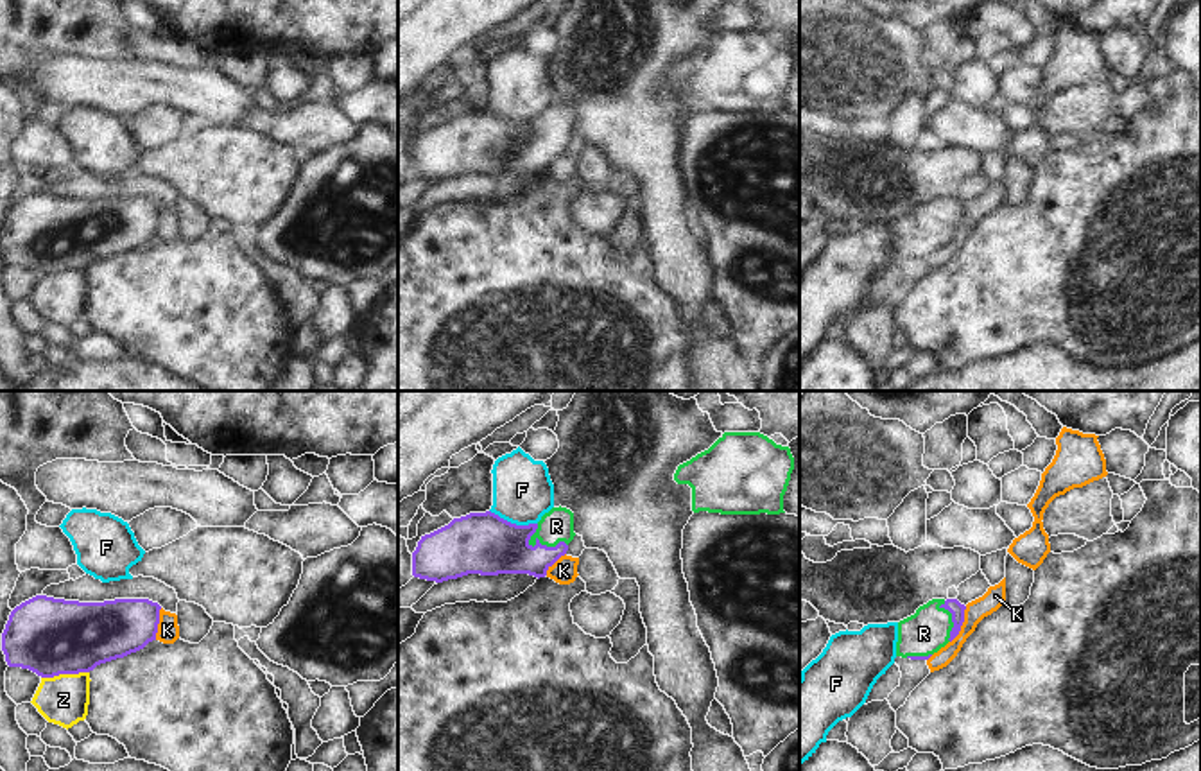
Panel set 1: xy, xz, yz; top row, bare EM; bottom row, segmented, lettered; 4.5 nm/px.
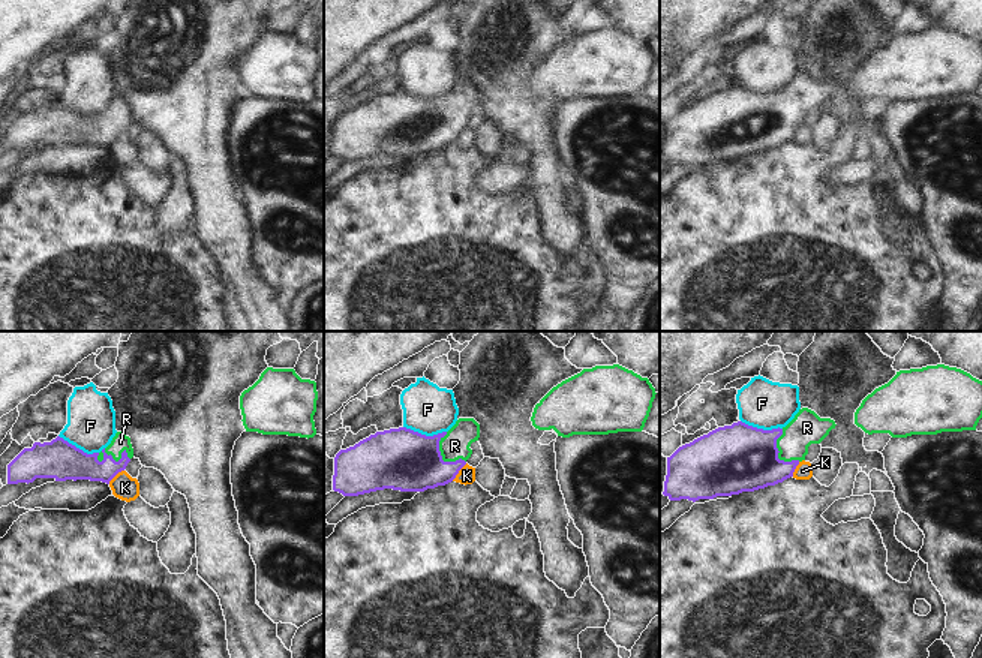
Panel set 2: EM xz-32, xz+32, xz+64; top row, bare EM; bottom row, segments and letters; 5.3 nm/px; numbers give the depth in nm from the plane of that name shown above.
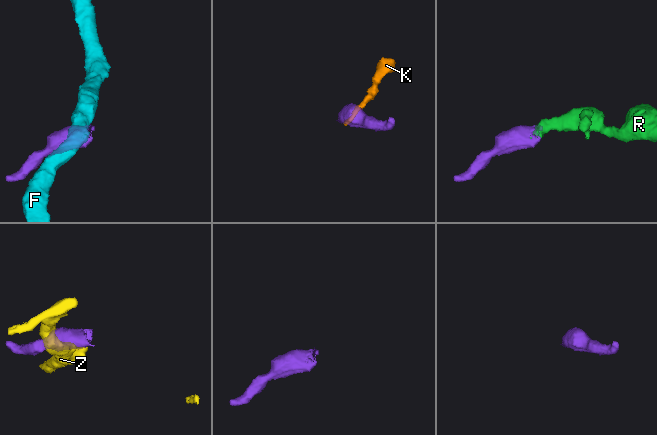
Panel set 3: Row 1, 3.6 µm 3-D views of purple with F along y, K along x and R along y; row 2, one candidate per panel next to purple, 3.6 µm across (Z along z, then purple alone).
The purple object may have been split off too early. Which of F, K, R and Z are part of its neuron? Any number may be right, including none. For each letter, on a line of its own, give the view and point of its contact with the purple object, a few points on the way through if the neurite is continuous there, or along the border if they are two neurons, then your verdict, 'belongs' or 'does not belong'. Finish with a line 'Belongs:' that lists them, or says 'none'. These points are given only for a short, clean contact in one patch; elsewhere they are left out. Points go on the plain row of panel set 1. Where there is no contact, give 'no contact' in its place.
F: meets purple in xz at (513, 122); border along xz (490, 108), (517, 122), (536, 122); does not belong
K: meets purple in yz at (961, 223); border along yz (967, 205), (961, 228), (950, 241); does not belong
R: meets purple in xz at (545, 144); runs through xz (490, 144), (545, 144), (556, 124); belongs
Z: meets purple in xy at (65, 271); does not belong
Belongs: R

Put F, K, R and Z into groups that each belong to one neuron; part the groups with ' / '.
F / K Z / R

